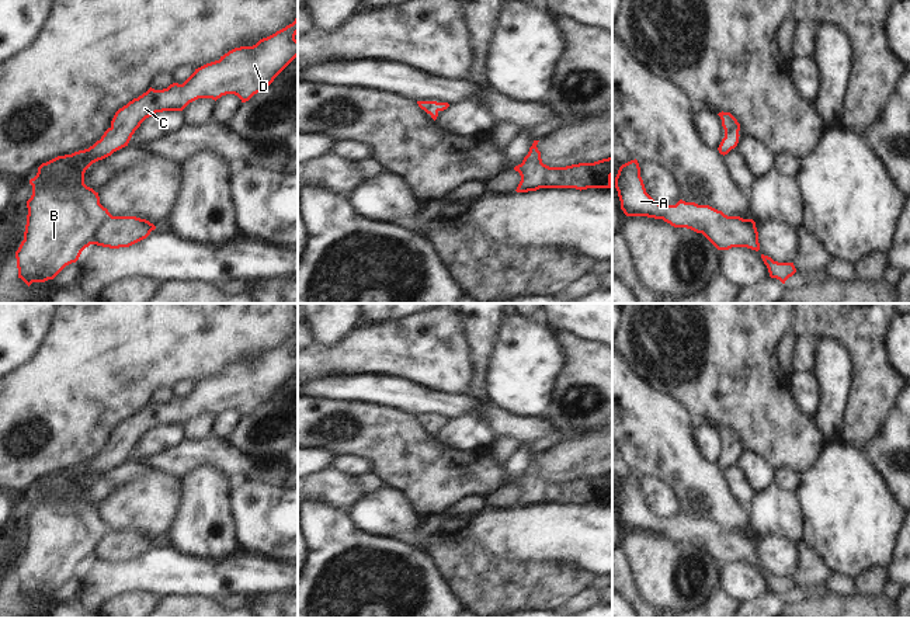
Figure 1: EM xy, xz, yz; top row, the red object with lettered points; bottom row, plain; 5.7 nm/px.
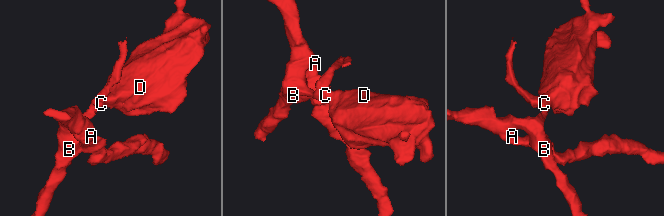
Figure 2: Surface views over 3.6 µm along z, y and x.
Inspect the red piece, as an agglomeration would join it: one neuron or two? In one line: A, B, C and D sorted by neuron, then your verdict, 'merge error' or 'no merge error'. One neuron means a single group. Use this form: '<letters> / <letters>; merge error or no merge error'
A B C D; no merge error

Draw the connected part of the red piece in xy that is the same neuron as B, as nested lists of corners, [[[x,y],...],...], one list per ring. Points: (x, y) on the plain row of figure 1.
[[[298,330],[292,338],[267,353],[260,354],[256,360],[235,362],[220,371],[219,375],[195,383],[195,386],[183,399],[173,397],[163,405],[154,405],[150,402],[146,407],[133,413],[115,427],[111,441],[93,461],[72,469],[58,471],[46,478],[42,478],[38,482],[37,490],[29,494],[29,499],[32,500],[32,510],[27,515],[28,530],[24,555],[15,566],[18,593],[21,593],[28,601],[32,597],[45,597],[48,594],[53,594],[66,580],[76,577],[81,566],[90,559],[119,563],[129,562],[146,553],[150,546],[156,544],[156,541],[149,535],[136,531],[112,531],[108,524],[100,518],[98,507],[84,499],[86,485],[93,478],[103,475],[114,466],[128,461],[132,449],[140,438],[156,427],[183,426],[190,417],[198,413],[212,413],[216,416],[226,409],[237,410],[242,417],[249,416],[254,409],[267,403],[274,393],[298,371],[298,355],[295,354],[296,348]]]

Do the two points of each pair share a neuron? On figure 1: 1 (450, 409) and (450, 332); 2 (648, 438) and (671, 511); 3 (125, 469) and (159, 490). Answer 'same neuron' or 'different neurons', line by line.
1: different neurons
2: different neurons
3: different neurons

